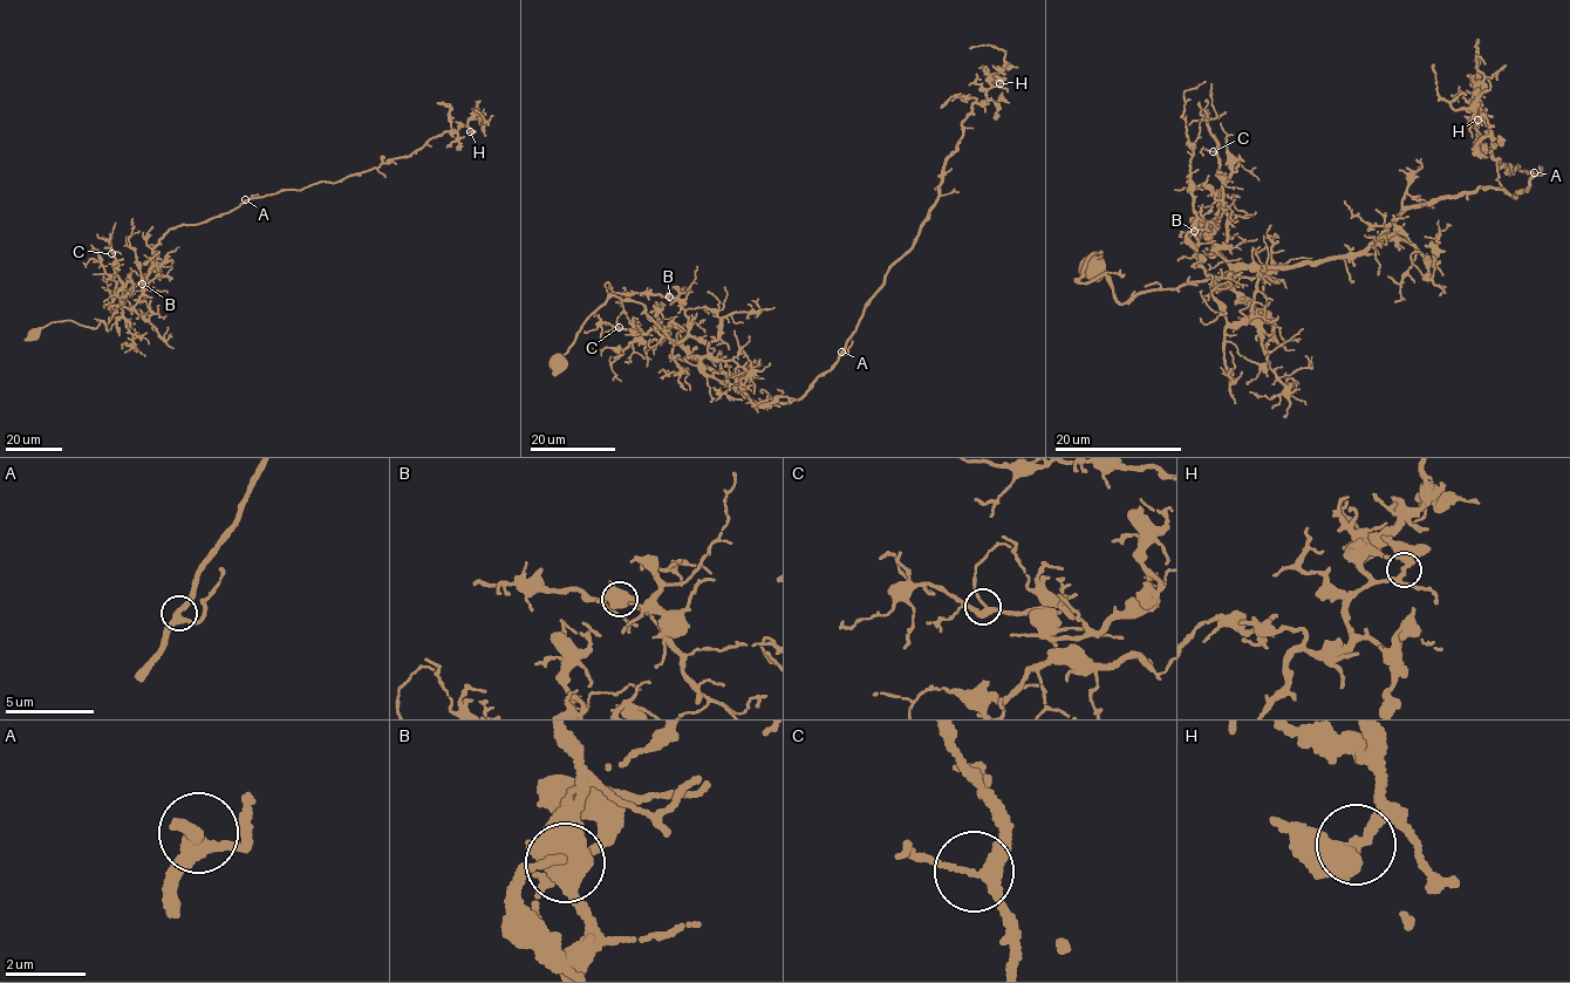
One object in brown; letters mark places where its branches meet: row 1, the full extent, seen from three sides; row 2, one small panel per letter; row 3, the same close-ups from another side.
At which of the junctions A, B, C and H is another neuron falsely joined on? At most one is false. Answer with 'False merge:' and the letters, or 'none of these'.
False merge: none of these

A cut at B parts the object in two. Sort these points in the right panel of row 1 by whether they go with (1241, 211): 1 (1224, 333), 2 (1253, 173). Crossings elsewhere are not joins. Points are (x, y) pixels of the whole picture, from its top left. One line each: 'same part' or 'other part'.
1: other part
2: same part

